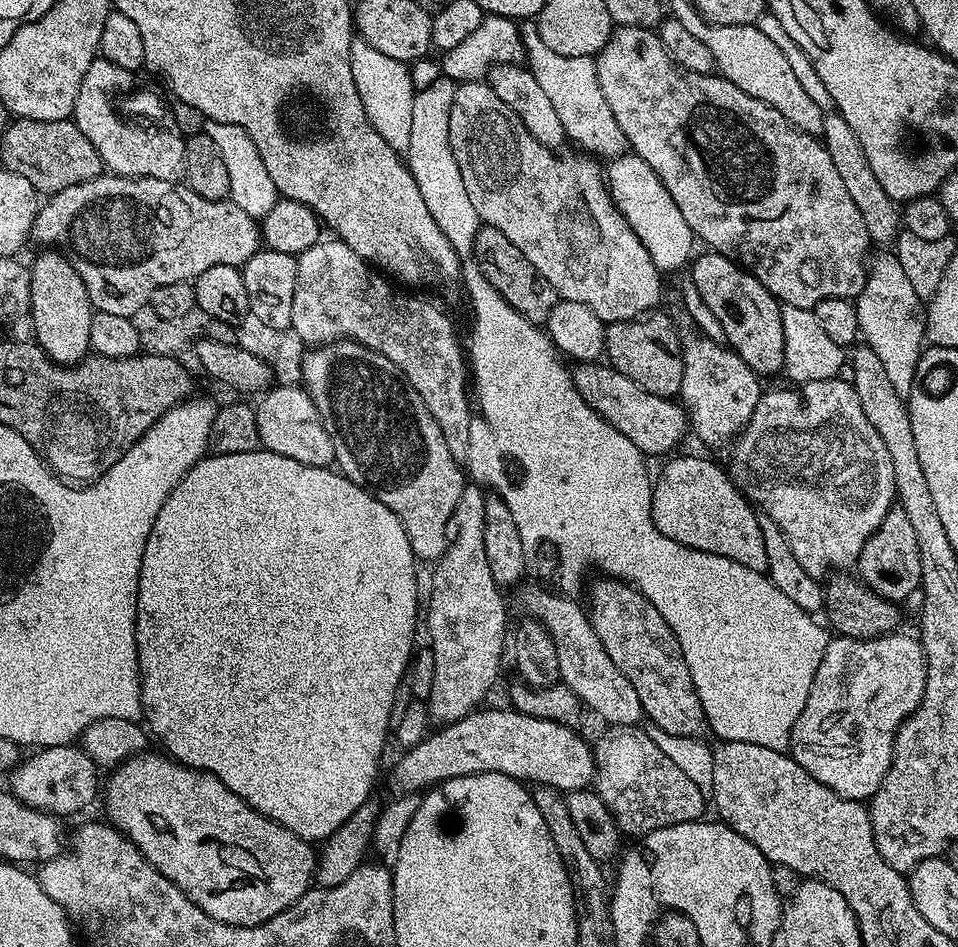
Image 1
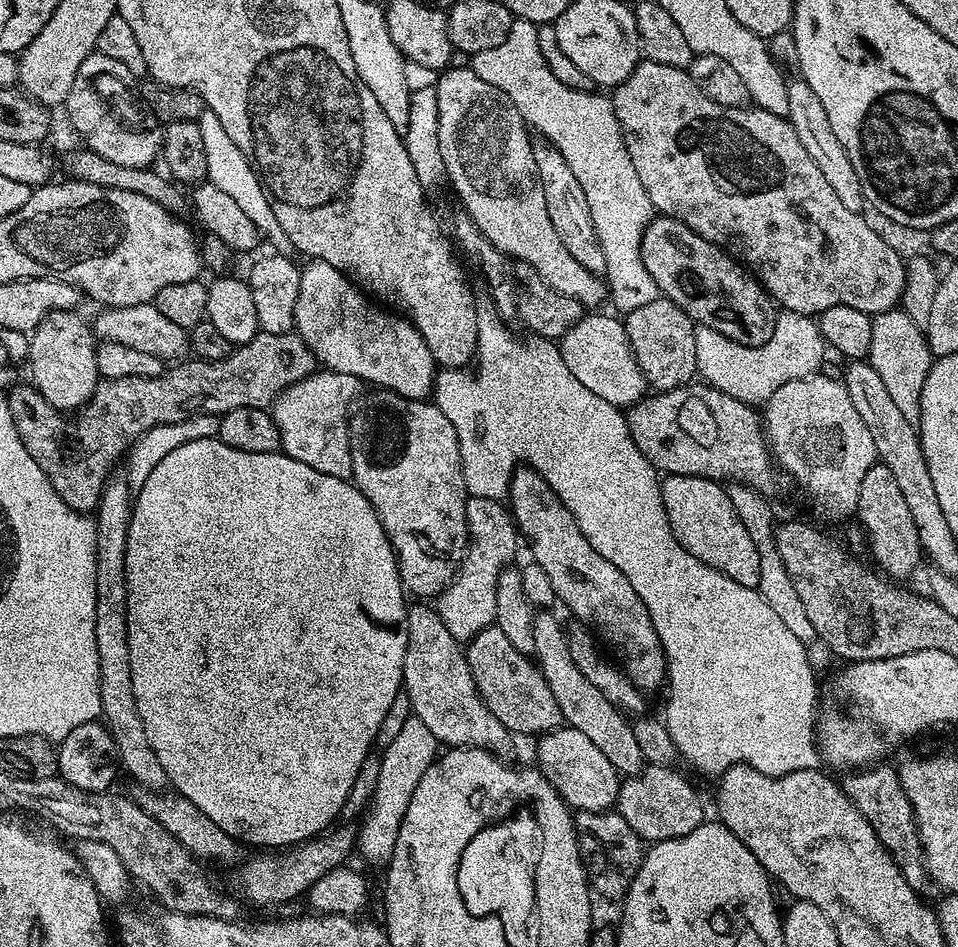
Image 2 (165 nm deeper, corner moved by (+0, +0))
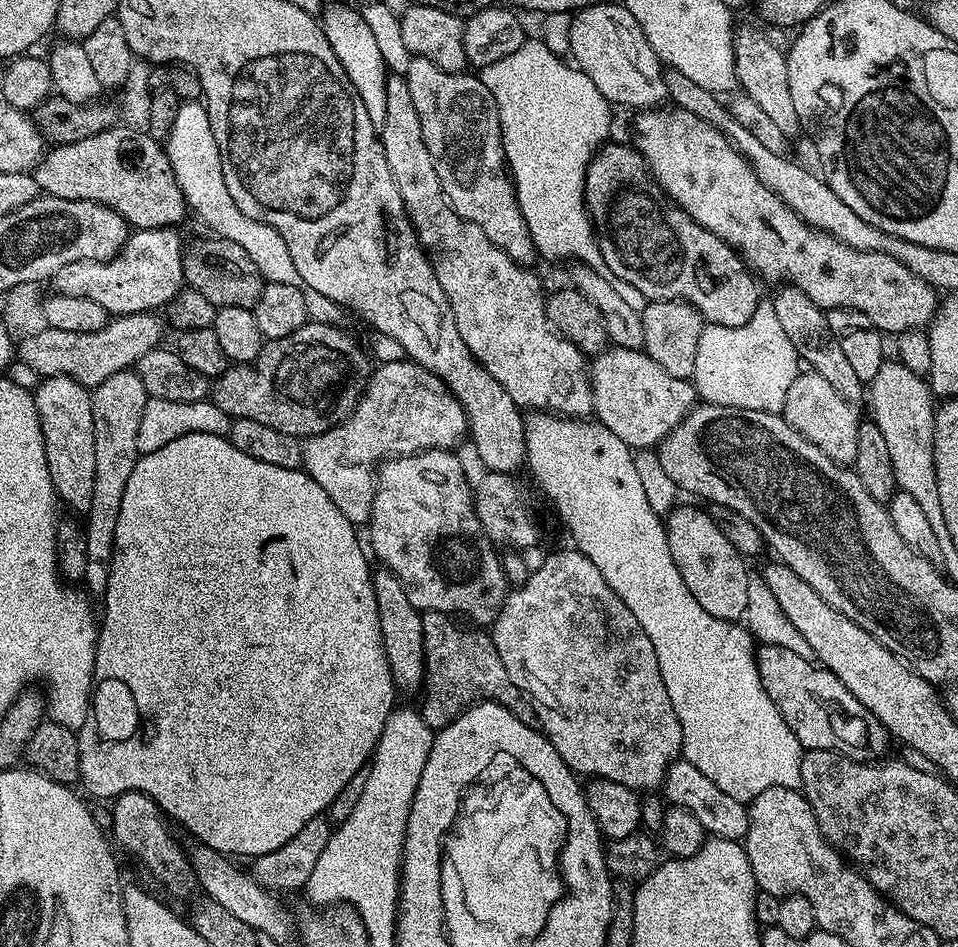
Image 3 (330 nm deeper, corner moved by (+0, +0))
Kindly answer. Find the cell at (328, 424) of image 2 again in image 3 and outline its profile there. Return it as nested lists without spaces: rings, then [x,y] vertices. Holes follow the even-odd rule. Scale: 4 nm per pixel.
[[[399,359],[373,371],[364,395],[347,420],[322,434],[307,437],[302,444],[303,471],[330,494],[330,502],[357,526],[367,525],[372,516],[374,477],[381,461],[427,452],[430,448],[455,449],[468,431],[464,407],[442,378],[413,360]]]

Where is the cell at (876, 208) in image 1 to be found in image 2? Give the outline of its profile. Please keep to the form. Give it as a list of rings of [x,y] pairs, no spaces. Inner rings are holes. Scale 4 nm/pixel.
[[[796,78],[796,81],[793,79],[789,83],[788,97],[790,98],[790,110],[786,119],[794,126],[802,146],[806,146],[810,158],[814,158],[814,162],[818,162],[818,170],[822,170],[822,174],[826,174],[826,182],[830,182],[834,194],[838,194],[842,206],[846,206],[846,210],[863,213],[866,201],[862,182],[854,170],[854,162],[850,162],[842,142],[838,142],[834,129],[830,126],[830,118],[826,118],[826,110],[822,106],[822,102],[818,102],[818,94],[814,94],[814,90],[810,90],[810,86],[804,79]]]

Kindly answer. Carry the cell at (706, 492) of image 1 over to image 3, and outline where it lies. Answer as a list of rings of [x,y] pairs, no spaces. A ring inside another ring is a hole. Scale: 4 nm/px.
[[[681,503],[666,517],[670,554],[674,554],[674,566],[682,574],[682,582],[698,598],[698,606],[714,618],[739,621],[748,610],[748,568],[745,557],[730,546],[726,534],[718,530],[711,511],[695,508],[692,504]]]

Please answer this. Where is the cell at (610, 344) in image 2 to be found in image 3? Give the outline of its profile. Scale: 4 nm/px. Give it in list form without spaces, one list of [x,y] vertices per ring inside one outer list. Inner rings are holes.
[[[605,348],[591,361],[590,375],[595,419],[604,424],[606,430],[614,430],[633,450],[655,449],[674,426],[684,421],[698,400],[691,379],[666,374],[654,358],[638,348]]]

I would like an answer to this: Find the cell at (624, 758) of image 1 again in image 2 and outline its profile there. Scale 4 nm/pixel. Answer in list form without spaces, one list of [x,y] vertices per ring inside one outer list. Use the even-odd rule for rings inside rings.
[[[648,766],[621,783],[618,811],[645,842],[682,838],[705,823],[700,796],[688,780],[683,780],[672,766]]]

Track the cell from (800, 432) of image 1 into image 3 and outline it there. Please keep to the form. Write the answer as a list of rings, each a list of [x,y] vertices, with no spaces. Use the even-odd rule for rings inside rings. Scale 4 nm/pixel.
[[[811,370],[801,371],[796,381],[786,390],[783,418],[787,424],[794,426],[798,434],[805,436],[822,454],[826,454],[833,462],[841,466],[852,466],[856,463],[858,454],[858,426],[861,417],[856,416],[853,405],[826,378]]]

